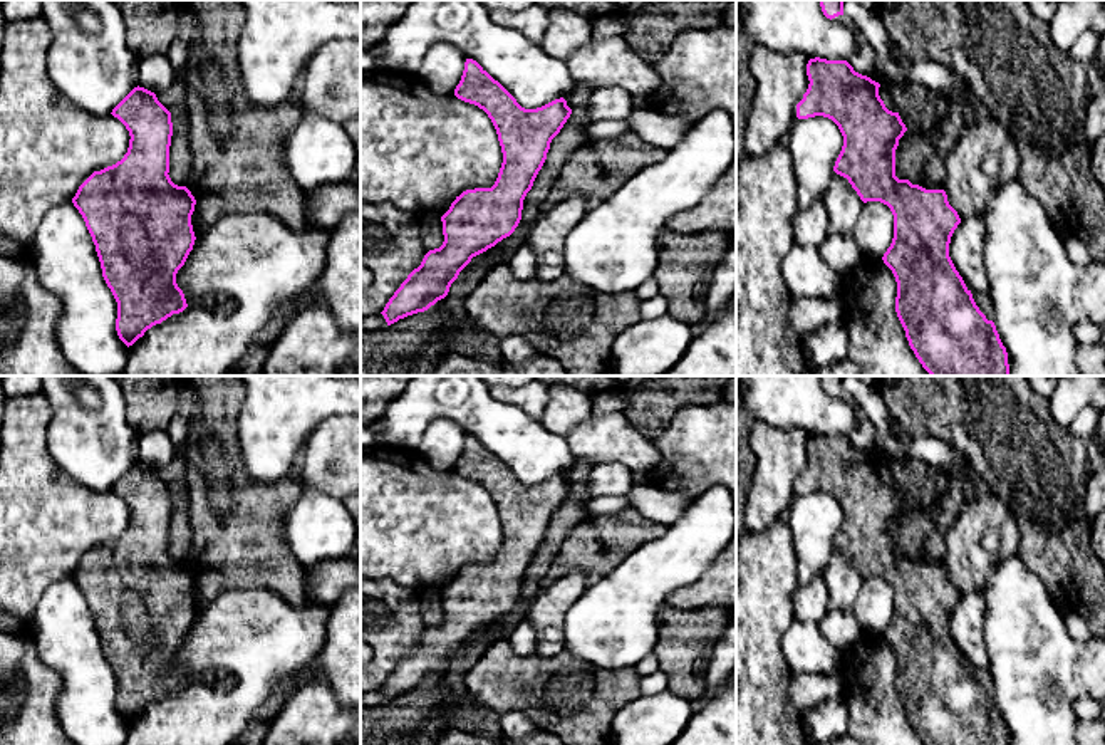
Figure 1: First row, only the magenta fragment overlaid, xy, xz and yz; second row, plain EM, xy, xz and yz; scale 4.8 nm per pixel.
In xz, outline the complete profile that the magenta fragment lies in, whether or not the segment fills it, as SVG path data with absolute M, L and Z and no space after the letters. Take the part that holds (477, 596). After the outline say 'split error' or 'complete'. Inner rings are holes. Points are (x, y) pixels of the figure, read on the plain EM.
M466 435L454 471L483 485L503 529L491 564L466 565L441 592L444 617L429 626L381 688L387 701L424 688L444 675L473 633L510 612L521 596L523 576L542 545L552 515L572 490L563 473L537 485L521 483L476 436Z; complete

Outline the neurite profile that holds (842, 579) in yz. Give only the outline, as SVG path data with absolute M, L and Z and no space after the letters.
M833 547L823 581L830 592L828 611L855 611L864 577L847 554Z

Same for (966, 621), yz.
M983 591L961 596L949 619L949 633L968 666L989 671L986 641L983 636L986 604Z

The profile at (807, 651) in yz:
M793 619L781 638L781 651L793 675L835 675L843 654L823 636L818 623Z

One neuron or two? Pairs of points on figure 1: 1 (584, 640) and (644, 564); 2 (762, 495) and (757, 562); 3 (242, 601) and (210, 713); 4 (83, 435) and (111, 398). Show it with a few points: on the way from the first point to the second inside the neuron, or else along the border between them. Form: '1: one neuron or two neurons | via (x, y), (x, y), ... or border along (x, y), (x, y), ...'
1: one neuron | via (602, 621), (641, 583)
2: two neurons | border along (787, 510), (762, 531), (753, 532)
3: one neuron | via (242, 630), (243, 685), (238, 690)
4: one neuron | via (88, 427), (88, 421), (103, 406)

